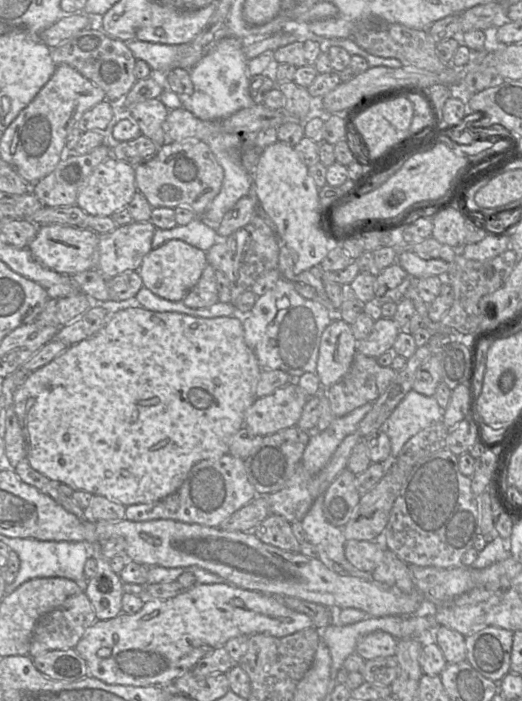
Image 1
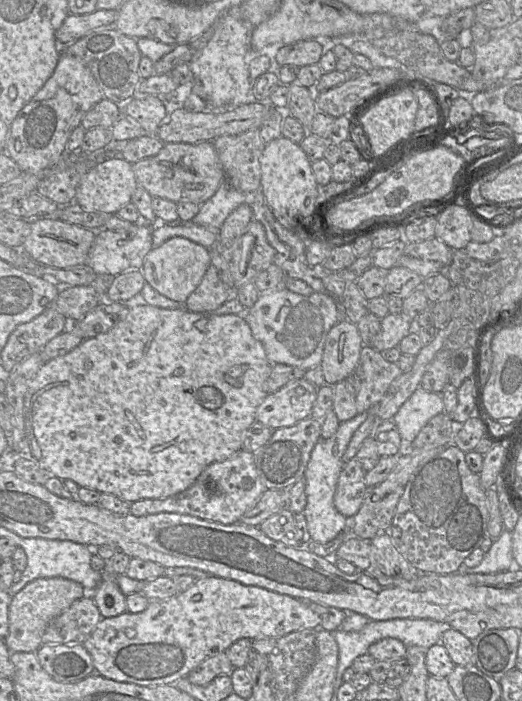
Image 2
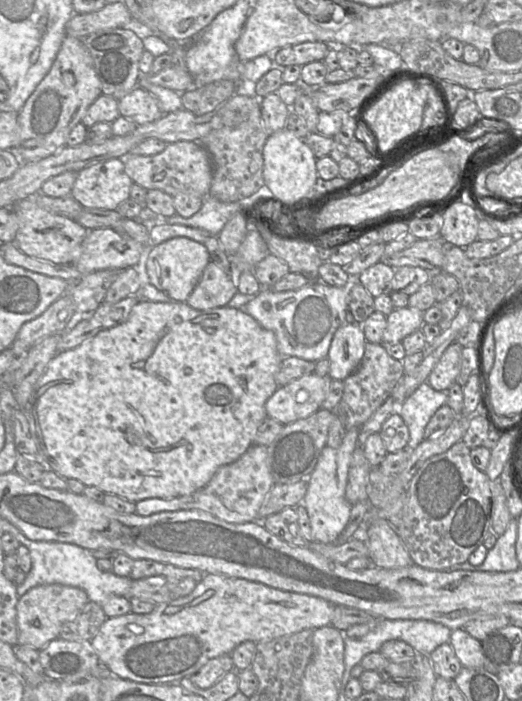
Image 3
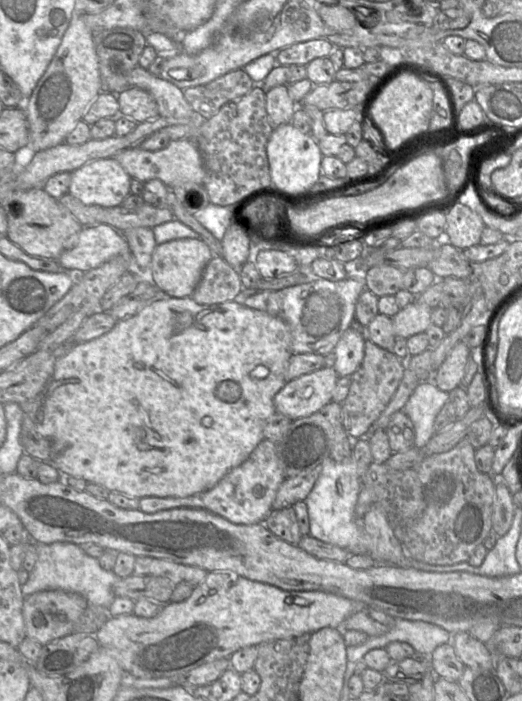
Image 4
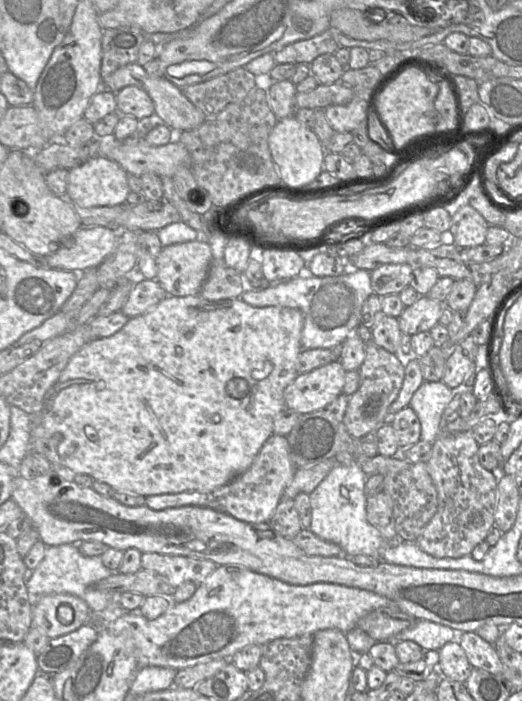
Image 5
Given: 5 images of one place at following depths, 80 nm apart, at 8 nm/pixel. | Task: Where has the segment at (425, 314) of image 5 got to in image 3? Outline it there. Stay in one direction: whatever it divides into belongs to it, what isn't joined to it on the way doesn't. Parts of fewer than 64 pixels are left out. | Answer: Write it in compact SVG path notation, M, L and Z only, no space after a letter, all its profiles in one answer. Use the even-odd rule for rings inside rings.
M411 307L394 309L387 316L383 344L395 345L402 342L408 335L419 330L423 325L423 313L424 311Z

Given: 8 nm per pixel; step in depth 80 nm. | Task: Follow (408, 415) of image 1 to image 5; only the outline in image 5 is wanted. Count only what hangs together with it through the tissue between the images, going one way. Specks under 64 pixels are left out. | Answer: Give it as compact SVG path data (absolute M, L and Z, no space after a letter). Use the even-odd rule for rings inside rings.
M424 381L413 394L409 406L421 424L420 440L433 443L442 431L441 417L454 390L443 381Z

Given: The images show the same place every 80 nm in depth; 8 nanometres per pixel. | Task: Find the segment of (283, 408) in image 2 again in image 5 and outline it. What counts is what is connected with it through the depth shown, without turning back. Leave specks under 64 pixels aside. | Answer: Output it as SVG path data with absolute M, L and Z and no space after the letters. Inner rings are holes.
M333 361L299 374L284 391L286 407L301 415L325 408L343 393L346 373L340 361Z

